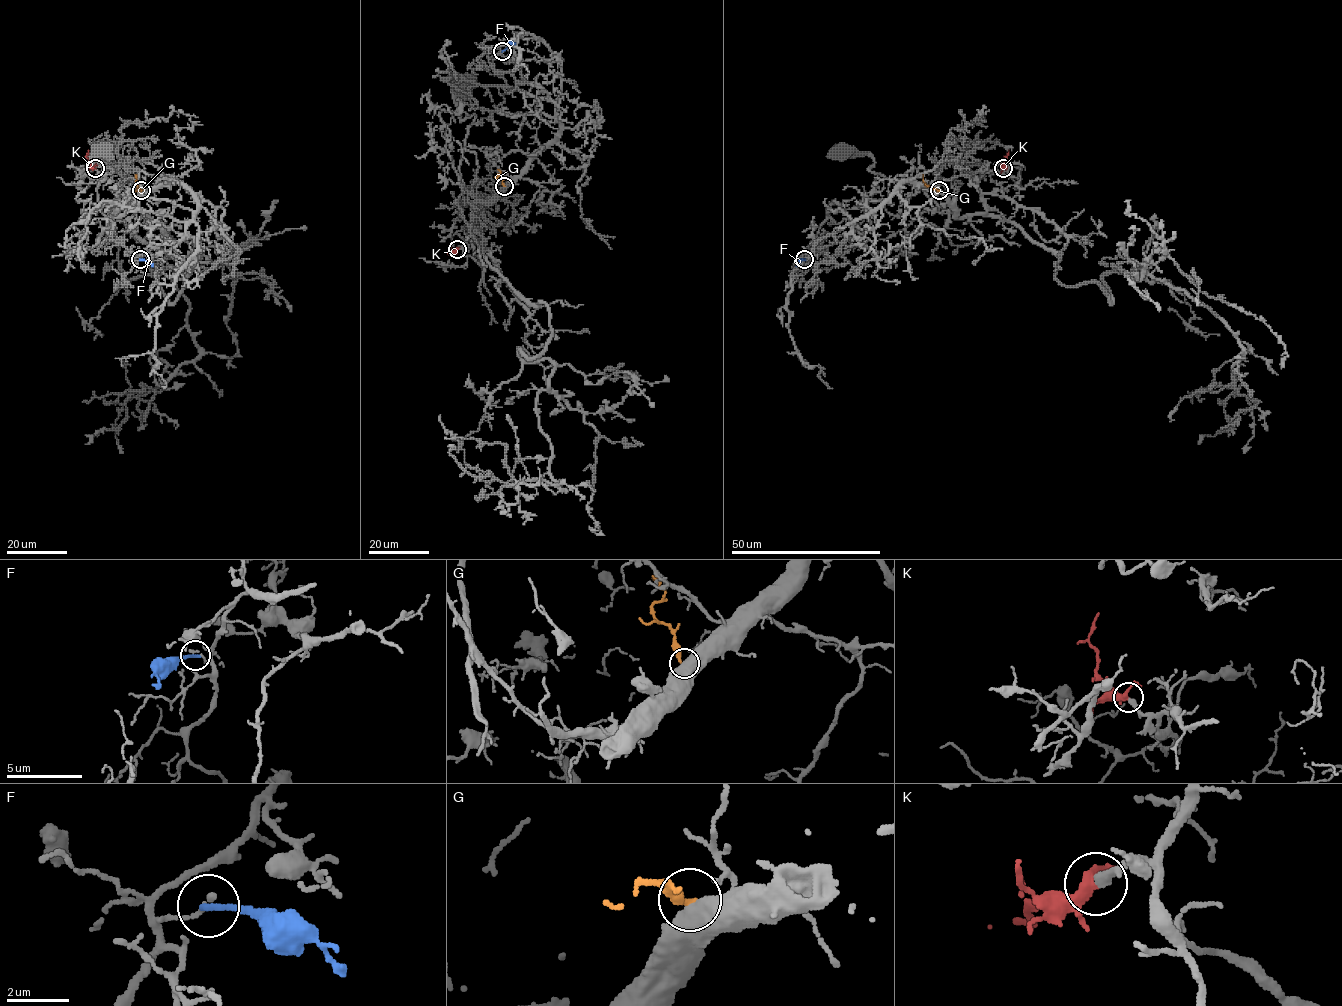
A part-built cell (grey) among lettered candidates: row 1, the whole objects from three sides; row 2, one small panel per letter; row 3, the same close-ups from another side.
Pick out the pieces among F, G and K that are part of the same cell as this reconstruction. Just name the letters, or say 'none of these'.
K

